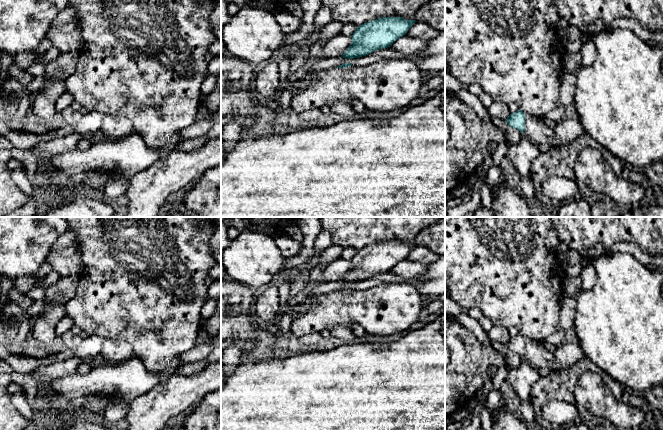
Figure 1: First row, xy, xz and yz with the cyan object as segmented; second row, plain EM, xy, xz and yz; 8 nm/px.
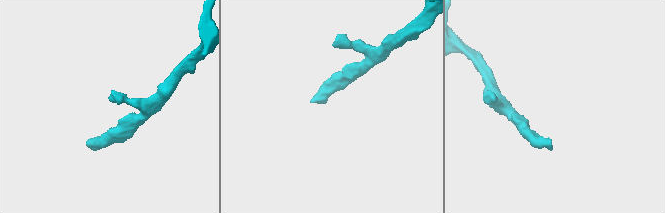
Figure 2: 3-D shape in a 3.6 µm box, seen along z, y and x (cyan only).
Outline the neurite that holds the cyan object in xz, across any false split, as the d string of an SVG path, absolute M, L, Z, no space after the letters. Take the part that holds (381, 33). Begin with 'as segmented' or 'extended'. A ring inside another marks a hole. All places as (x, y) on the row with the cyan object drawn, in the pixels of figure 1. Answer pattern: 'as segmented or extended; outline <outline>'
as segmented; outline M381 17L366 22L357 27L351 36L352 44L342 57L359 58L378 49L388 48L404 36L415 22L402 17Z

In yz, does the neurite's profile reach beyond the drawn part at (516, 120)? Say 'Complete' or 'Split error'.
Split error

